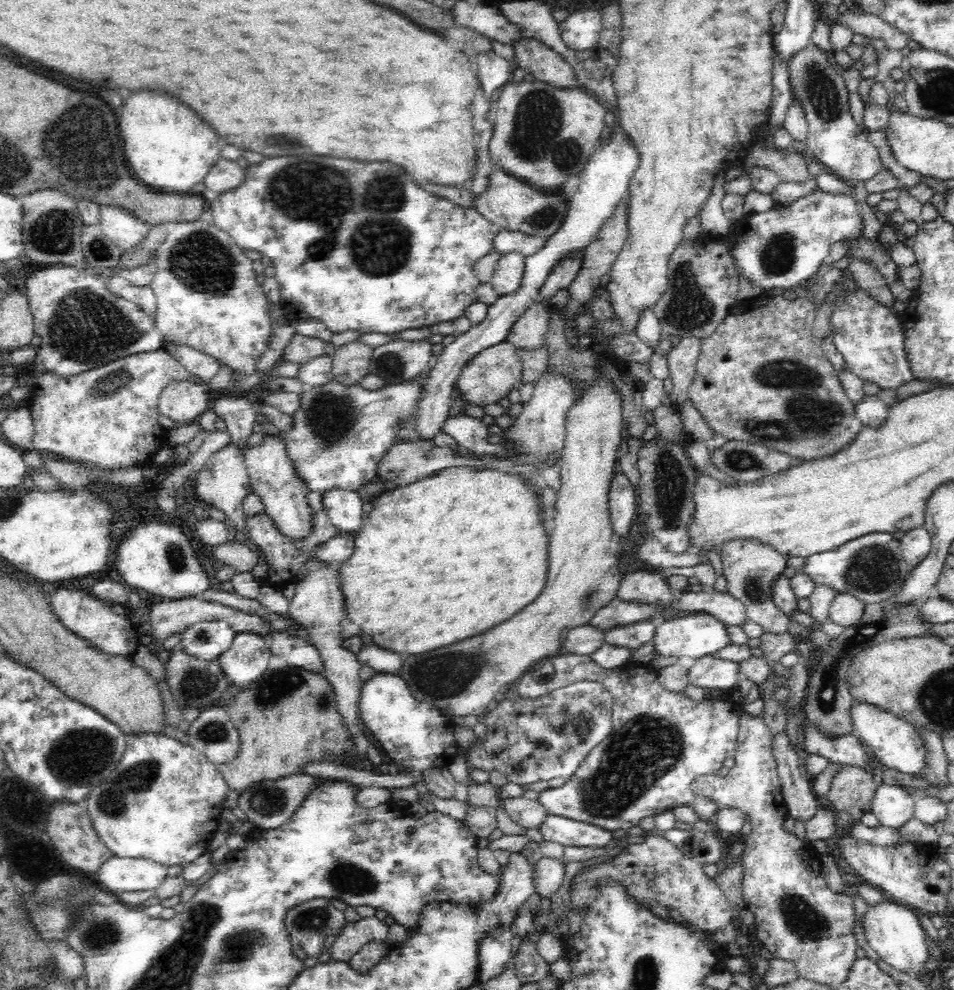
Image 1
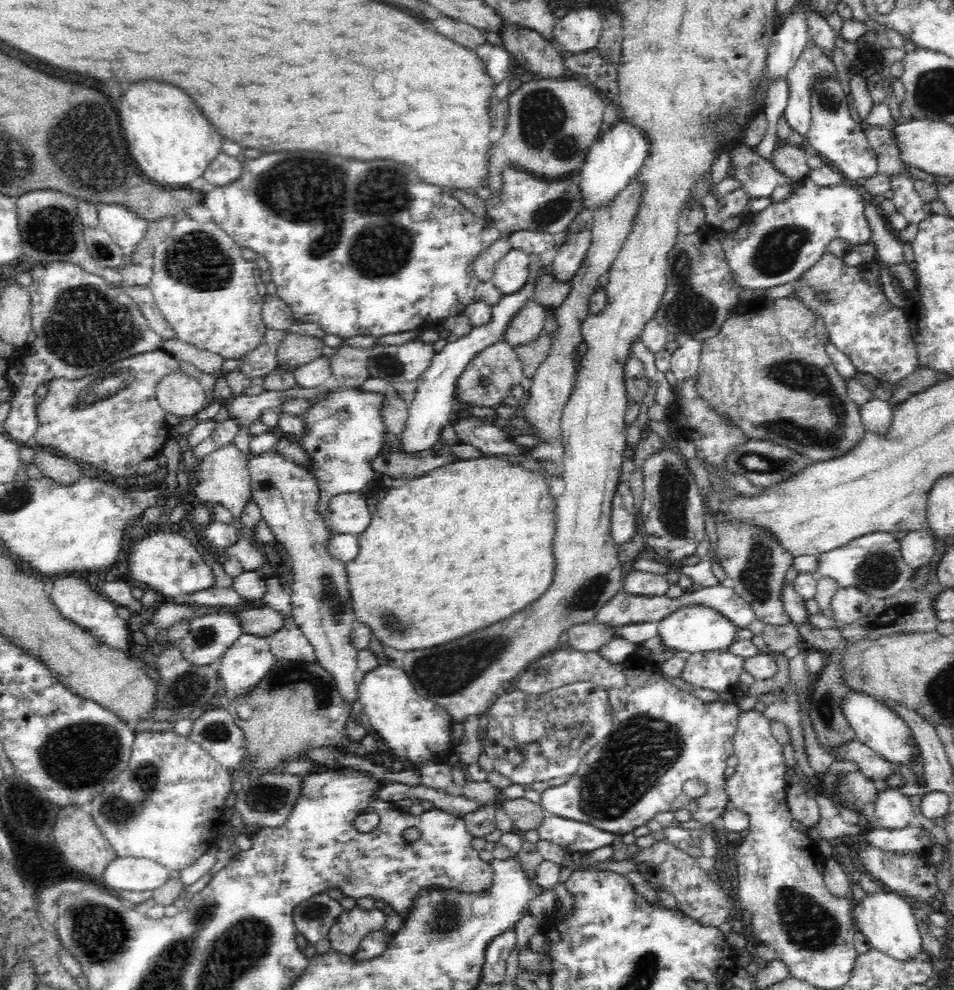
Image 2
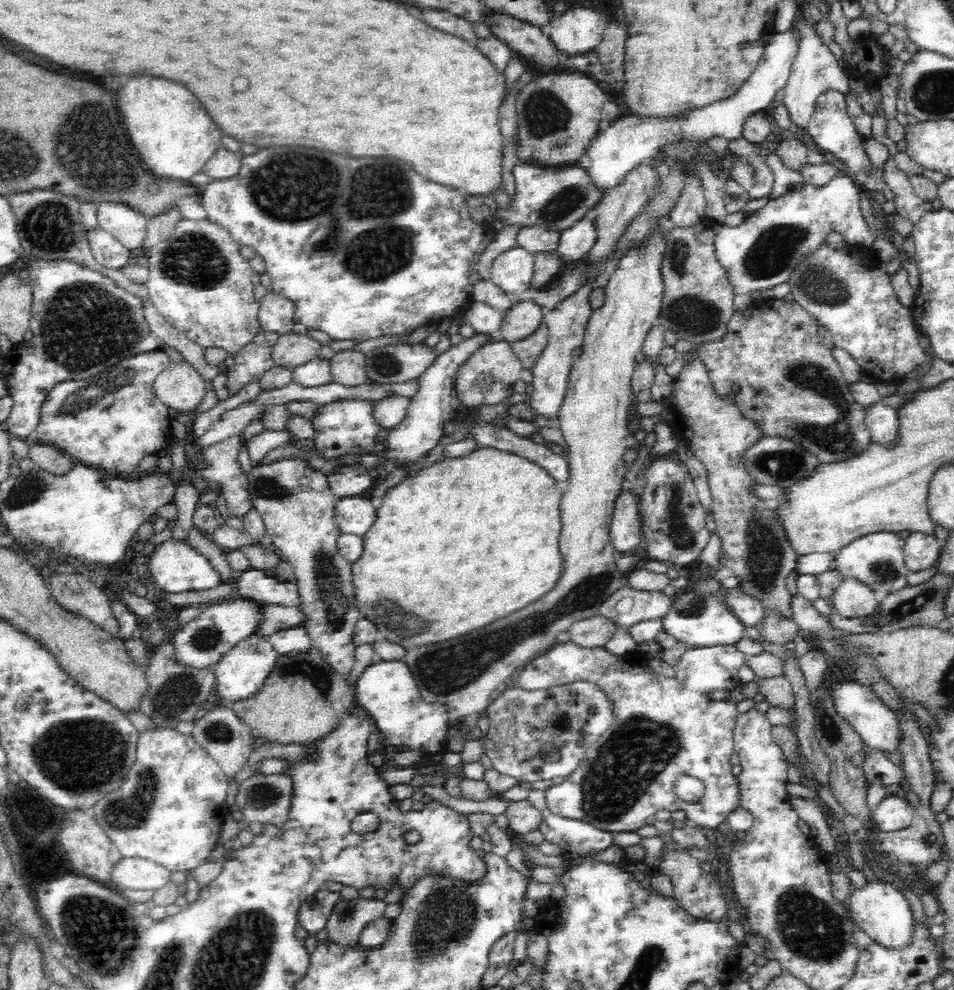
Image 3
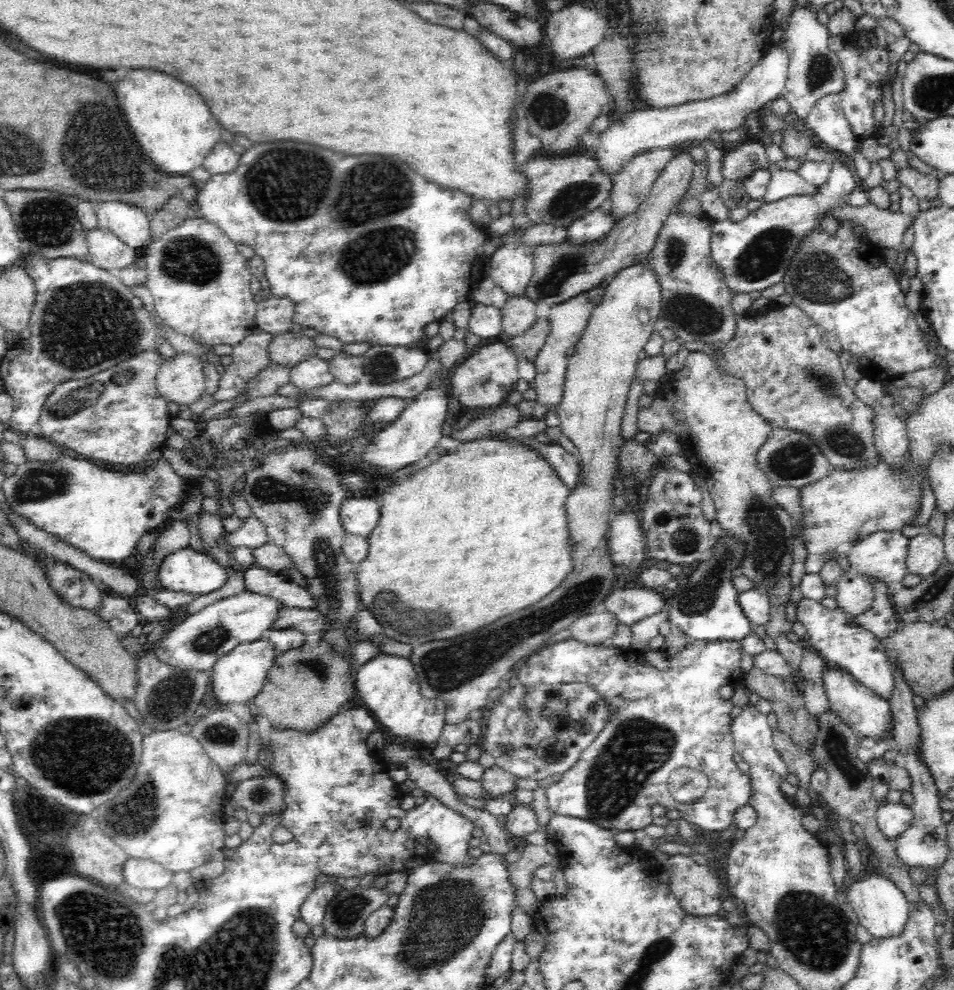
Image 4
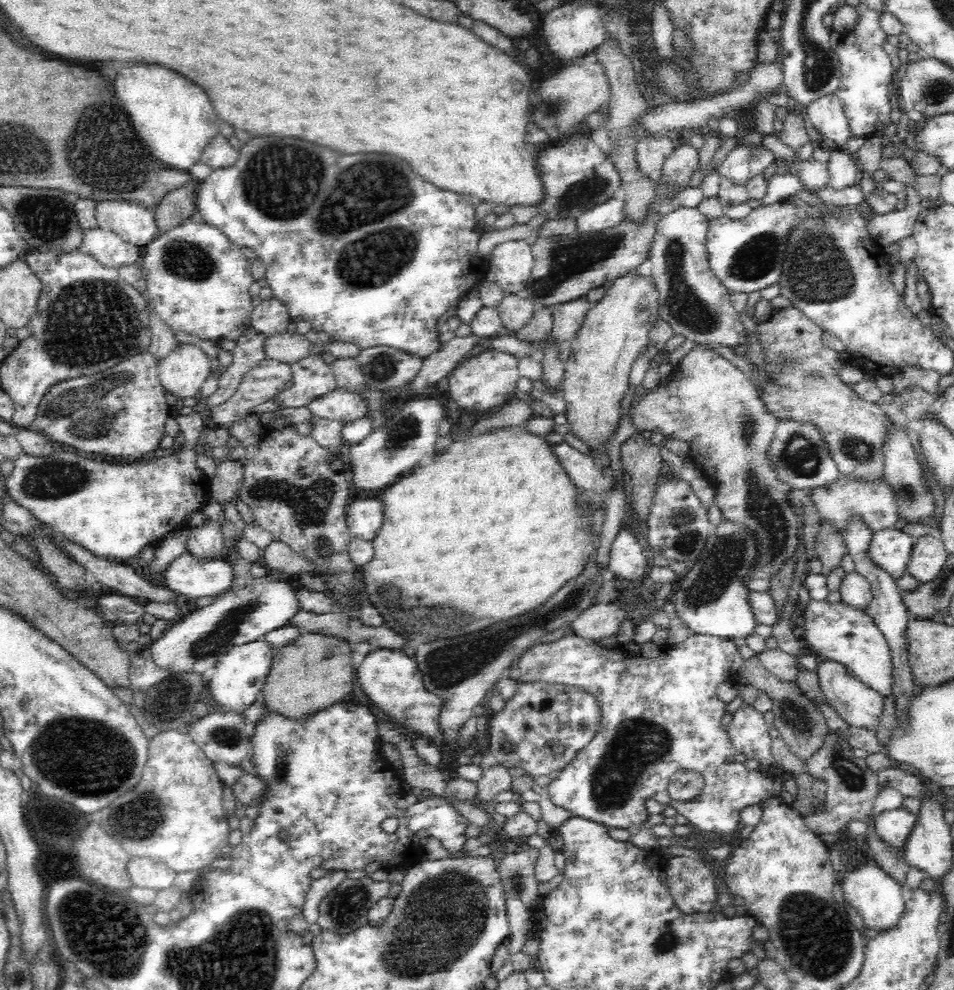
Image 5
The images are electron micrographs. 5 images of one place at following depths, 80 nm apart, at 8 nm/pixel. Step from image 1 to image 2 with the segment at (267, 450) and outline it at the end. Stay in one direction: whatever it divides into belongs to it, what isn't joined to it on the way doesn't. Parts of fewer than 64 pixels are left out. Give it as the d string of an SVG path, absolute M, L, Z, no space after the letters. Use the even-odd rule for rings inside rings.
M274 450L260 456L251 453L247 467L251 479L252 499L260 508L263 522L274 534L275 544L282 547L284 554L287 554L291 561L291 570L293 571L293 583L290 584L292 619L314 647L317 663L337 682L342 696L345 696L351 707L359 696L359 683L354 681L358 650L354 648L350 640L351 625L357 615L354 614L353 602L349 595L346 564L342 560L334 558L329 552L328 544L332 540L334 532L326 522L324 513L320 511L321 482L306 466L295 464L290 458L279 455Z

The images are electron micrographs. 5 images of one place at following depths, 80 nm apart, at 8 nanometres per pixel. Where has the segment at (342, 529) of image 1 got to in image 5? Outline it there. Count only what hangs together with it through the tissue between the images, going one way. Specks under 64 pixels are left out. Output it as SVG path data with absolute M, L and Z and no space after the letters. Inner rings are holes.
M358 498L347 506L346 522L349 533L371 541L384 522L383 502L377 498Z

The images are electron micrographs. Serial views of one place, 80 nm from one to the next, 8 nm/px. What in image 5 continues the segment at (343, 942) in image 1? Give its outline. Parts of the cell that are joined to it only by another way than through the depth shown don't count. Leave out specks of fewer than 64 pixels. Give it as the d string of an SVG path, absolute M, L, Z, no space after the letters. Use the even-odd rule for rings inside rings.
M364 876L360 879L344 879L342 884L338 884L320 904L320 919L318 925L323 932L336 932L336 934L349 934L365 926L368 920L370 908L385 898L389 892L390 883L386 881L374 881L370 877Z

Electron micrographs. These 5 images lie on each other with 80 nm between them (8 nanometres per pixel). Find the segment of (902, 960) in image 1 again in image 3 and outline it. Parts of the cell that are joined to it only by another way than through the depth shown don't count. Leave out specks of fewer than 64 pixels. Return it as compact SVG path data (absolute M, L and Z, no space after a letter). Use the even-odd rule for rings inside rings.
M868 881L860 890L854 888L846 906L851 920L862 929L875 944L886 948L906 948L913 942L915 921L911 905L904 894L893 884L884 881Z

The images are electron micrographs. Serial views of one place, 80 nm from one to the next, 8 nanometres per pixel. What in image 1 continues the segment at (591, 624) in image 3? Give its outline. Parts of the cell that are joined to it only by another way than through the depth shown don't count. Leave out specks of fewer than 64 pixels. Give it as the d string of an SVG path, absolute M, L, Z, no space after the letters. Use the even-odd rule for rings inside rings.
M589 624L570 627L561 648L568 654L592 654L605 643L605 631Z

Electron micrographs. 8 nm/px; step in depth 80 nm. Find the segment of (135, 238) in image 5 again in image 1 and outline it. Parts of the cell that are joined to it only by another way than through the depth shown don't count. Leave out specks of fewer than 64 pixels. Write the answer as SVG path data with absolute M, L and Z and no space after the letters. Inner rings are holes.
M101 205L101 231L120 250L127 251L136 246L148 234L150 225L129 214L118 206Z

